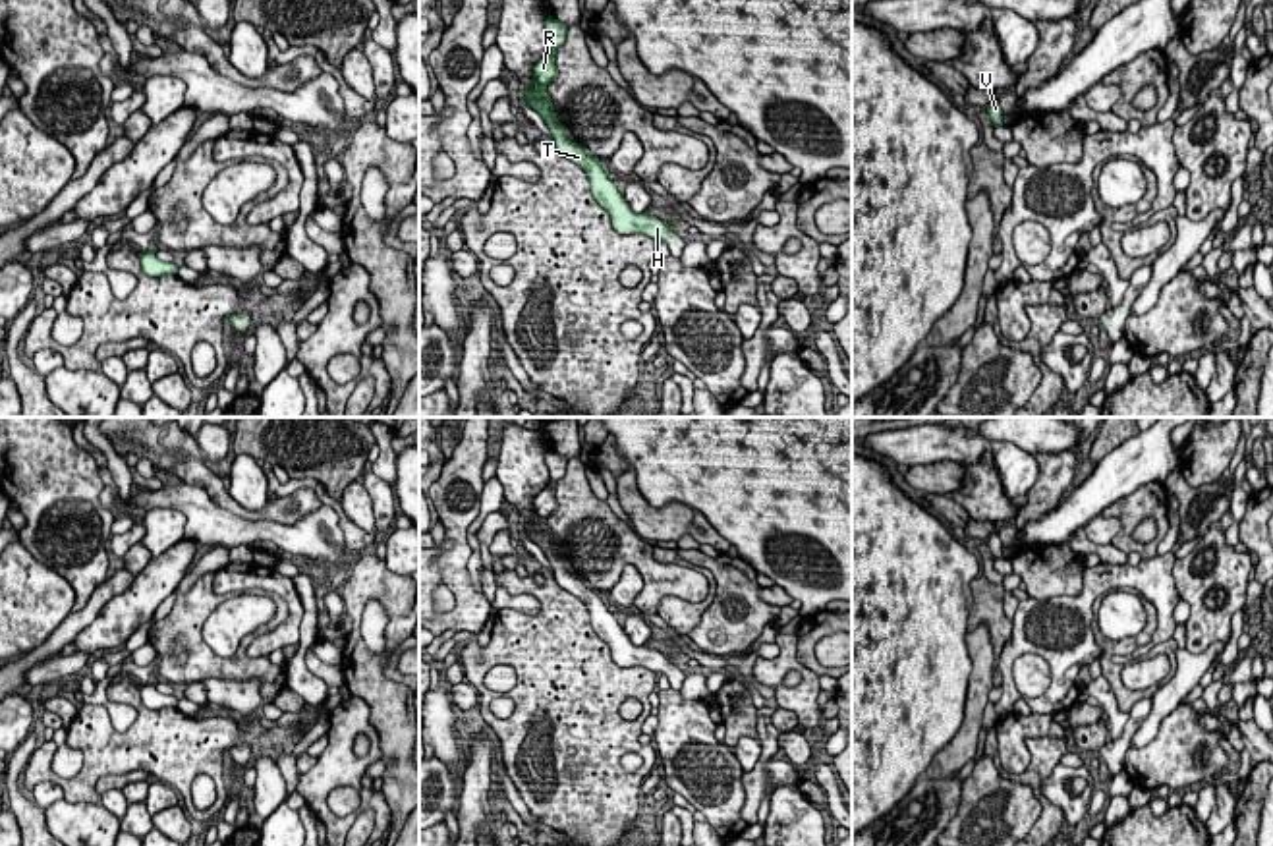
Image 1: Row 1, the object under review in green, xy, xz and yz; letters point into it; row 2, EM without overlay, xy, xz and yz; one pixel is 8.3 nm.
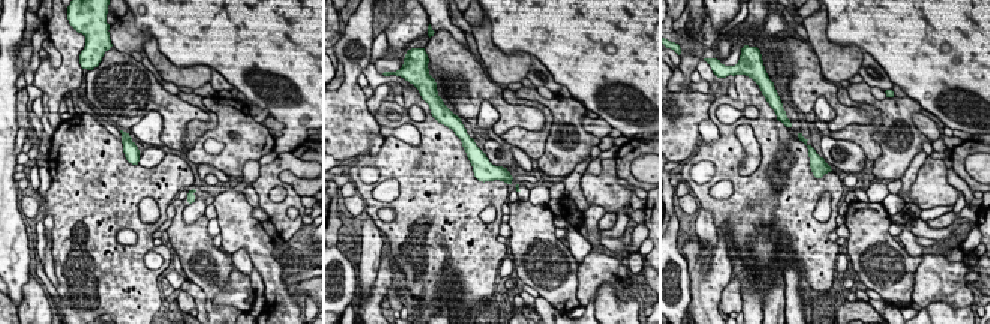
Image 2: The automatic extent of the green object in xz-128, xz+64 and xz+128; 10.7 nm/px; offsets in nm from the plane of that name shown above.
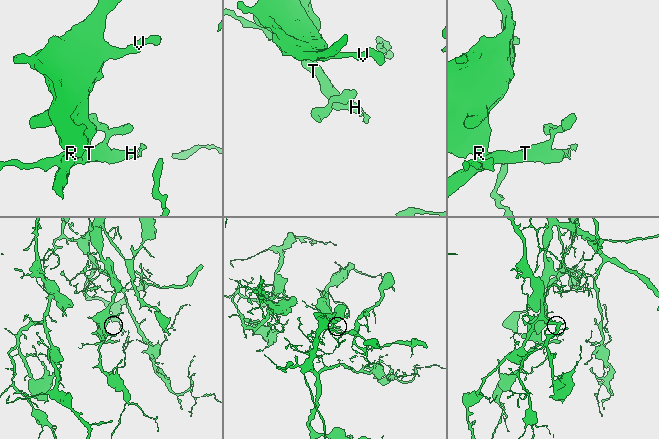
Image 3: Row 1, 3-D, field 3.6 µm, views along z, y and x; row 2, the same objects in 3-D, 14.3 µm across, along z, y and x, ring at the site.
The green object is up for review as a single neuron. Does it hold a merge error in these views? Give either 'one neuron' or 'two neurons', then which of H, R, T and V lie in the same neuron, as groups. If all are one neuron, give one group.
one neuron; H R T V

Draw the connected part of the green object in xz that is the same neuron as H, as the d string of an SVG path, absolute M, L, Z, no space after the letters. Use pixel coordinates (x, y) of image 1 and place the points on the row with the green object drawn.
M549 14L545 19L545 31L551 46L549 52L533 66L533 83L537 87L523 89L522 99L545 120L552 133L556 151L585 170L595 201L610 214L612 228L618 234L645 234L665 243L672 238L678 247L680 238L672 236L674 230L670 226L645 212L634 212L624 195L616 189L616 183L612 182L612 176L607 172L605 164L601 164L599 158L587 149L566 137L564 126L558 122L545 89L558 75L554 52L564 44L568 27Z

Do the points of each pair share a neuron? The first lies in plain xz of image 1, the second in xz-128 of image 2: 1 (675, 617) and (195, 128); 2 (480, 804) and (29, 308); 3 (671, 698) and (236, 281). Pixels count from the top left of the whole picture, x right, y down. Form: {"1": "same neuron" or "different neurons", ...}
{"1": "same neuron", "2": "same neuron", "3": "different neurons"}

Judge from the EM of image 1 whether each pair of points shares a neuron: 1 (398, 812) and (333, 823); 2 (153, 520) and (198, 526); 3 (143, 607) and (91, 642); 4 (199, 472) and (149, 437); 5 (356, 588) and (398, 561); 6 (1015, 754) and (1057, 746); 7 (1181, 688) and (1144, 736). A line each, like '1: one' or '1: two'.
1: two
2: two
3: one
4: one
5: two
6: two
7: one

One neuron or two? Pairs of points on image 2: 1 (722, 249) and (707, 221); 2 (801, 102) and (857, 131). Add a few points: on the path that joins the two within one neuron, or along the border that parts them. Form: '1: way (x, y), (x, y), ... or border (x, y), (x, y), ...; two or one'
1: border (693, 231), (704, 248), (713, 249), (716, 246); two
2: border (873, 125), (848, 125), (831, 132); two

